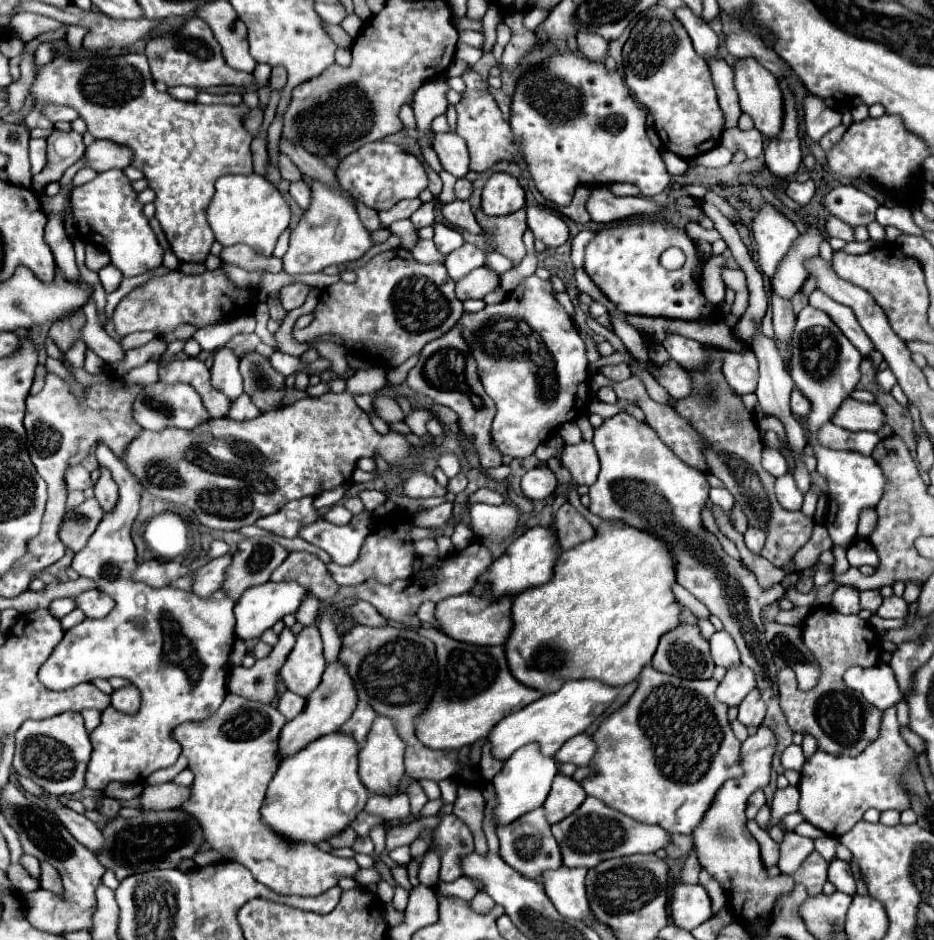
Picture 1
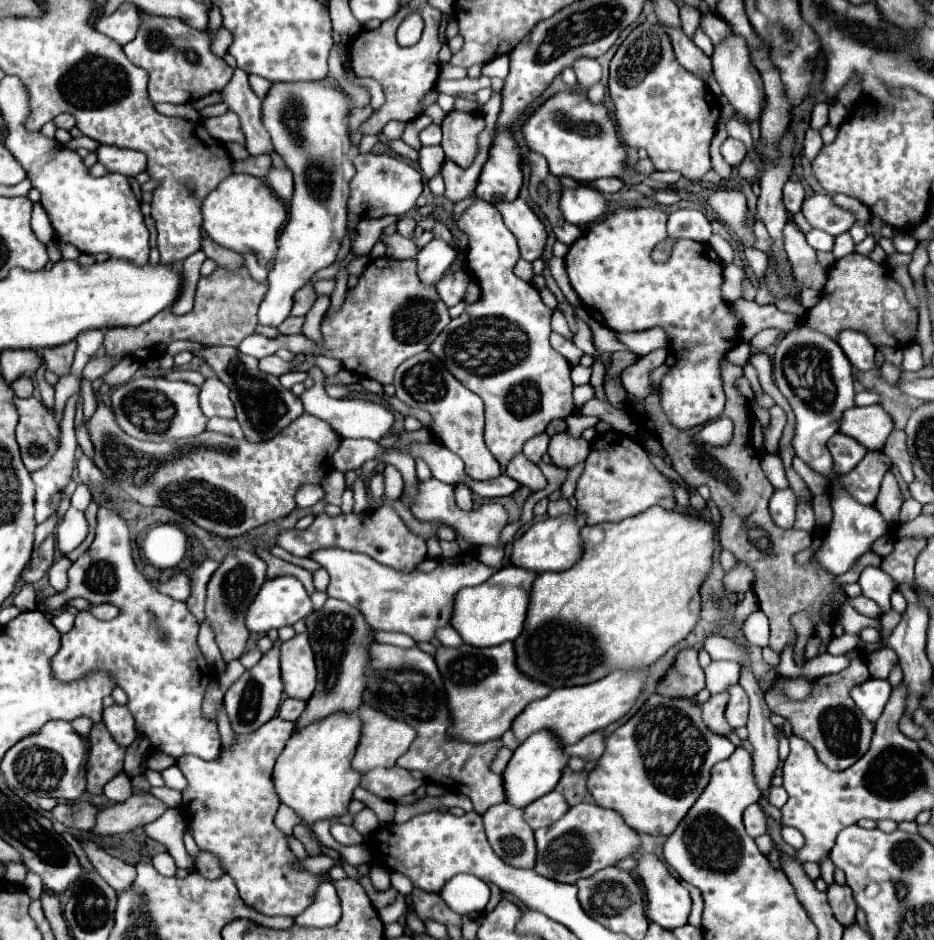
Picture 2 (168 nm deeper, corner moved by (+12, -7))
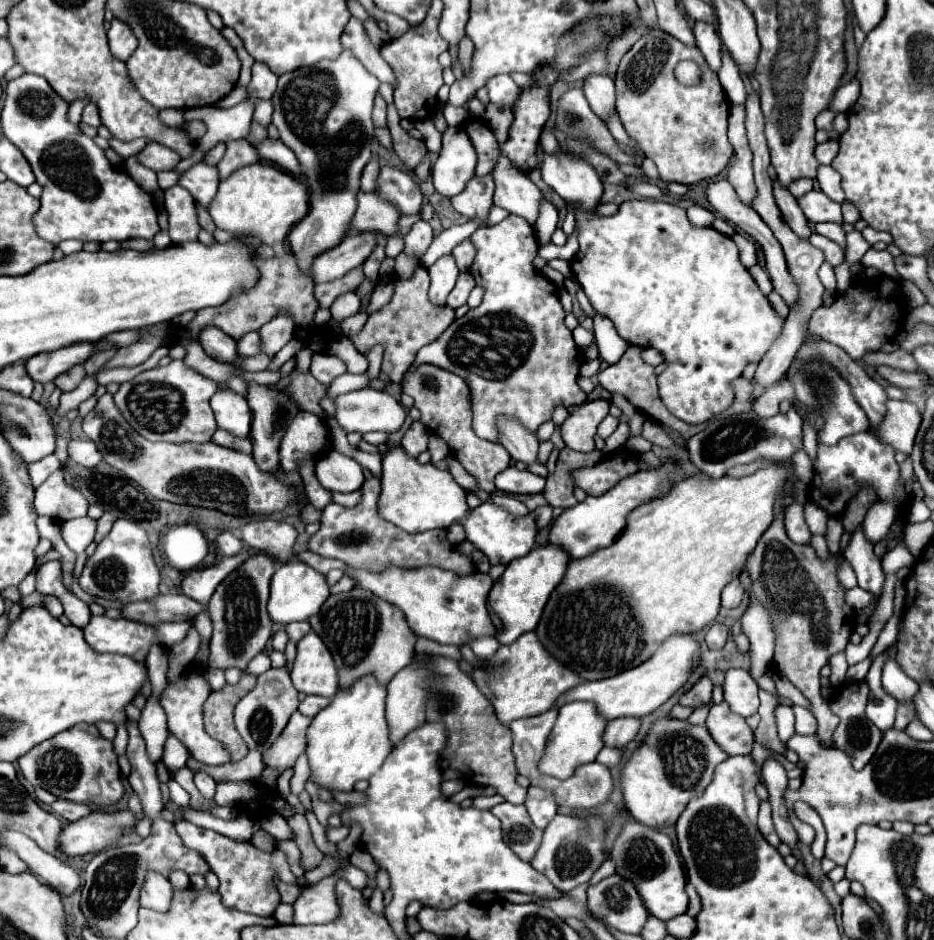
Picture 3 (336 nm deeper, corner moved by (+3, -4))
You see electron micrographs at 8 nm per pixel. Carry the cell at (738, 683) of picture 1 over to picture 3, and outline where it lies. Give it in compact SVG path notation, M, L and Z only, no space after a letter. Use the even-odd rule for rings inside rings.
M714 704L706 718L706 728L712 734L714 742L728 754L750 754L754 746L754 732L746 724L746 720L734 712L730 712L728 704Z

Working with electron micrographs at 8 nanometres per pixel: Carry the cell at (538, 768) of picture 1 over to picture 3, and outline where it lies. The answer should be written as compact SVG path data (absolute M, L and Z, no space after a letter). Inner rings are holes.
M580 700L566 702L560 708L556 726L554 726L554 730L548 738L544 760L540 762L540 770L544 774L554 776L554 778L570 778L572 772L576 770L576 766L582 766L586 762L596 760L598 752L604 748L602 734L606 730L606 724L608 724L608 720L600 718L600 714L596 710L596 704L580 702Z

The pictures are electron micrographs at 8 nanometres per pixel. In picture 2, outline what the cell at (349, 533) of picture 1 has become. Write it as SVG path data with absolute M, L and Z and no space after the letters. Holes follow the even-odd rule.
M317 549L311 553L311 559L319 561L319 565L331 575L331 583L327 587L329 597L343 599L351 607L359 609L373 629L407 633L415 641L431 641L435 637L435 629L449 623L453 595L459 589L481 585L493 573L497 573L497 567L489 567L467 553L459 553L453 557L453 561L445 559L443 565L437 565L429 573L399 573L379 565L367 555L357 555L345 549Z

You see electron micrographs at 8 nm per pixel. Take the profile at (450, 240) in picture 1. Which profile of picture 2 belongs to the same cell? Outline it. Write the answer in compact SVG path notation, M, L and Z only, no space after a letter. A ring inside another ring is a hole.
M433 239L431 243L427 243L419 255L417 255L417 273L419 273L419 279L427 285L431 283L437 283L445 269L455 261L457 257L457 251L451 243L443 241L443 239Z

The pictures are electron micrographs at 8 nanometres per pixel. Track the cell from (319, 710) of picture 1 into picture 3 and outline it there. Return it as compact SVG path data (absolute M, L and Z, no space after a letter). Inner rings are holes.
M354 588L350 592L332 594L320 614L308 618L312 630L322 638L334 656L340 688L348 688L364 674L376 674L380 684L388 684L390 678L408 666L416 654L416 634L410 630L402 610L370 590Z

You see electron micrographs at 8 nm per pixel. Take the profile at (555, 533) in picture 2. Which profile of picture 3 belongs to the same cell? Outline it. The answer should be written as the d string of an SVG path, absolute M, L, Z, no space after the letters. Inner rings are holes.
M664 462L662 466L654 470L640 470L622 482L618 482L612 490L600 494L600 496L588 496L584 502L578 502L576 506L562 512L558 520L554 520L552 532L550 532L550 544L560 544L572 558L584 558L600 548L610 546L620 532L624 530L626 516L640 504L650 502L660 496L662 484L672 484L674 478L674 466L670 462Z

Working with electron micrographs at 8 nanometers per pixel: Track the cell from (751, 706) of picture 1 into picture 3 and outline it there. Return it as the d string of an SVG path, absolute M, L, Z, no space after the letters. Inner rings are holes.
M728 670L724 678L724 700L728 702L730 710L740 716L752 716L758 712L758 684L752 680L748 670Z

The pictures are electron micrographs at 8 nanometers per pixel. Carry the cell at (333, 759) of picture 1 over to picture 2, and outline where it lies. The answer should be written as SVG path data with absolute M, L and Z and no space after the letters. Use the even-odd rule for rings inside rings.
M335 713L321 721L315 721L297 731L287 741L273 769L273 785L279 801L291 807L303 825L313 827L319 819L339 819L347 813L353 799L353 789L359 785L359 773L351 769L351 759L361 737L361 725L357 715Z

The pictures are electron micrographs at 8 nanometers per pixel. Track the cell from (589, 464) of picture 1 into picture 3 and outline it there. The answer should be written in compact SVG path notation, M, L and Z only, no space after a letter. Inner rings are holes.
M604 398L588 400L576 406L562 424L562 438L566 446L580 452L592 452L595 449L594 436L598 424L608 416L608 408L610 402Z

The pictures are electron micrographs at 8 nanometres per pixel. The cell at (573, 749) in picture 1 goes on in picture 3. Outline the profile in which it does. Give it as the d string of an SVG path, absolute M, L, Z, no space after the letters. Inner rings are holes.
M616 718L608 722L608 728L604 732L604 744L612 748L622 748L628 742L636 738L640 732L640 720L638 718Z

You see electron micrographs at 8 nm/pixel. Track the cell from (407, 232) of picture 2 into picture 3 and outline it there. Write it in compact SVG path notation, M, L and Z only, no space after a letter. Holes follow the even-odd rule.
M418 220L418 222L412 226L410 234L406 236L404 252L406 252L408 256L420 258L420 256L428 250L430 242L432 242L432 228L430 228L430 224L424 222L424 220Z

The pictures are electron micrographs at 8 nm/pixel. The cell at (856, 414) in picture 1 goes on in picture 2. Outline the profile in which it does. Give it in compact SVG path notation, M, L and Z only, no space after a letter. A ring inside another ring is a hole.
M879 405L847 409L847 413L843 413L839 423L841 433L851 435L871 451L879 451L883 447L891 429L893 421Z

